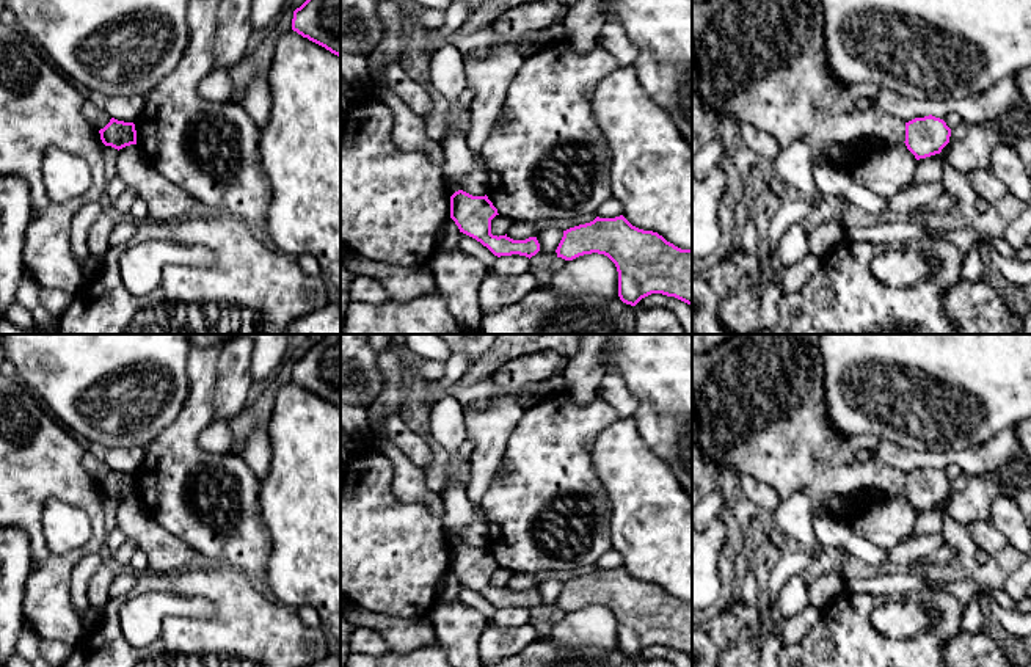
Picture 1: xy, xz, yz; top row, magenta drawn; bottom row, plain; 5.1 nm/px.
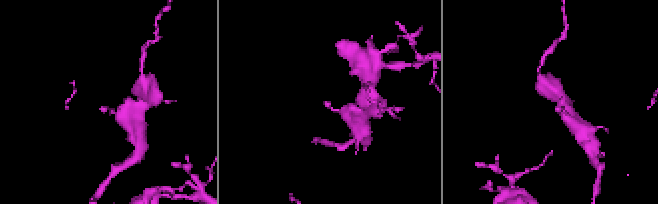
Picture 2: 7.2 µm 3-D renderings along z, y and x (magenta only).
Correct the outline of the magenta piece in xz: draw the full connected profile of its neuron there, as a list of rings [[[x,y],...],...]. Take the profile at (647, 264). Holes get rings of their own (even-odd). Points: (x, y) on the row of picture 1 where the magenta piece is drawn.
[[[623,215],[599,218],[563,231],[557,257],[573,261],[604,254],[618,272],[618,297],[636,306],[651,293],[692,306],[692,250],[681,250],[653,231],[632,226]]]

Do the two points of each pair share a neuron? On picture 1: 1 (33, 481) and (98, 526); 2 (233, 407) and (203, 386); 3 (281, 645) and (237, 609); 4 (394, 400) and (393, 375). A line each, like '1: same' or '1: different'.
1: same
2: different
3: same
4: same

